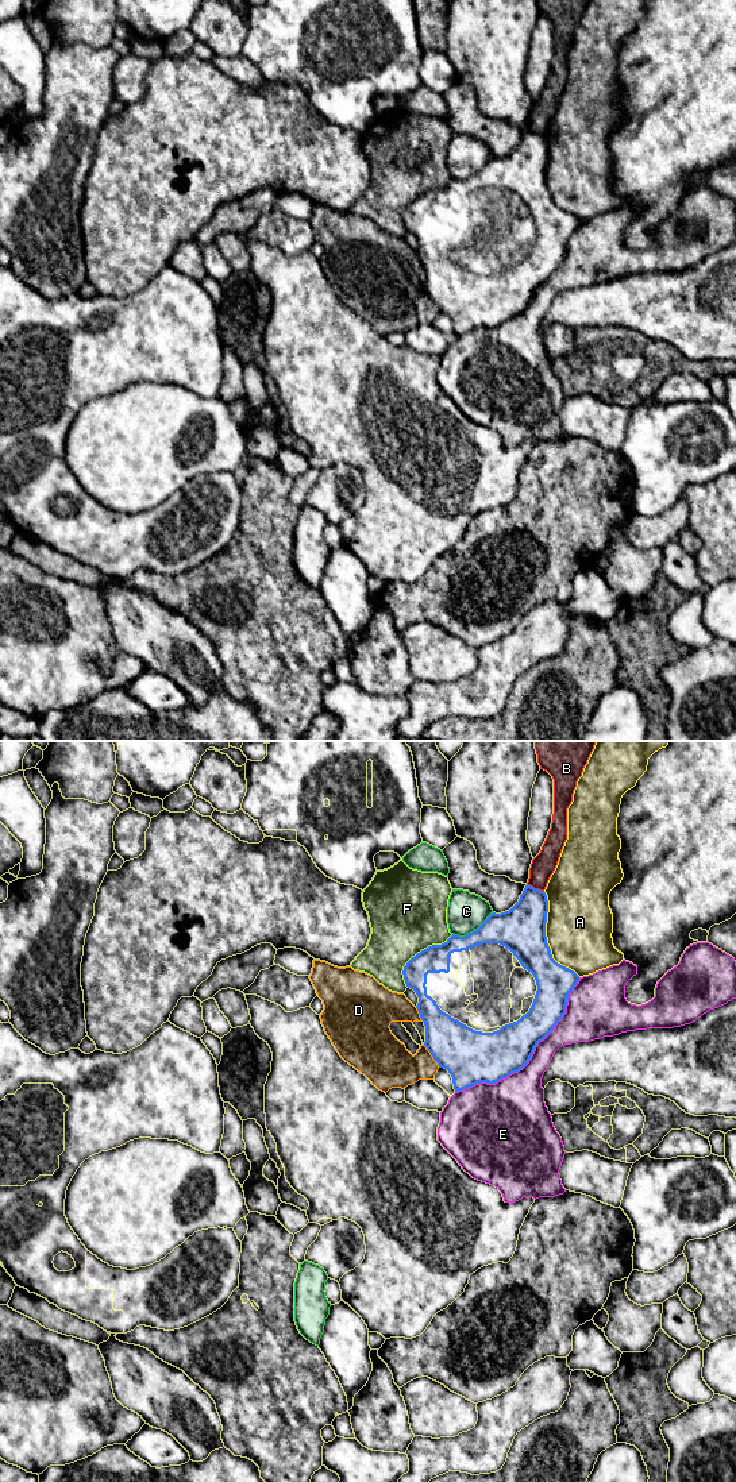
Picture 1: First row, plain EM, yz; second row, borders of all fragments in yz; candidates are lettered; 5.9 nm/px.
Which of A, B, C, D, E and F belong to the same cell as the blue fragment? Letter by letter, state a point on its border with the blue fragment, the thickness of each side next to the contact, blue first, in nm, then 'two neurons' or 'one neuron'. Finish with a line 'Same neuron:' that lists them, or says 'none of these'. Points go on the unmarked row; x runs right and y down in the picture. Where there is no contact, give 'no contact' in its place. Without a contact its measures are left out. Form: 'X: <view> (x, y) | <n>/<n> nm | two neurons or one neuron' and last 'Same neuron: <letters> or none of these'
A: yz (546, 182) | 280/400 nm | two neurons
B: yz (534, 132) | 280/140 nm | two neurons
C: yz (474, 174) | 240/220 nm | two neurons
D: yz (431, 298) | 320/280 nm | two neurons
E: yz (531, 300) | 300/280 nm | two neurons
F: yz (417, 197) | 170/460 nm | two neurons
Same neuron: none of these

